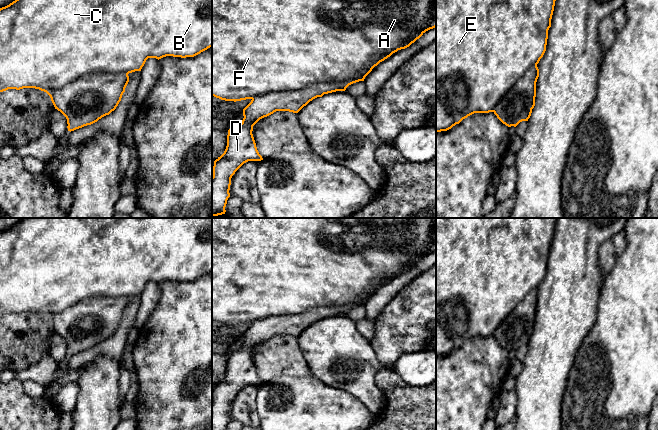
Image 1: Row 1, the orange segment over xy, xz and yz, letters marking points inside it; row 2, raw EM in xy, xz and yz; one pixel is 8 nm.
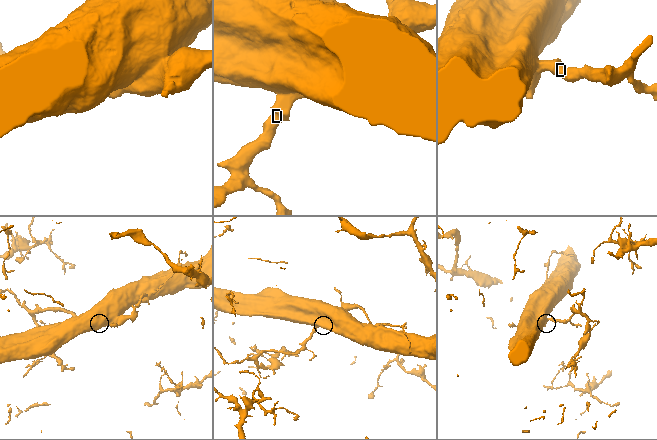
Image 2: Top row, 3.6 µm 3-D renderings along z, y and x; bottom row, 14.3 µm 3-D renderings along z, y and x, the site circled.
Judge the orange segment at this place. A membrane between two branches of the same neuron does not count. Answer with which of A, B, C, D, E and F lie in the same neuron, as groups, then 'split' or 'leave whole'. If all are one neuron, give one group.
groups A B C E F / D; split

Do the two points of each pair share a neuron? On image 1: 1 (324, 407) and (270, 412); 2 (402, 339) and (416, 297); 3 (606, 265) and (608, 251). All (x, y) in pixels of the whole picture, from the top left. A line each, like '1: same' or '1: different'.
1: same
2: same
3: same

